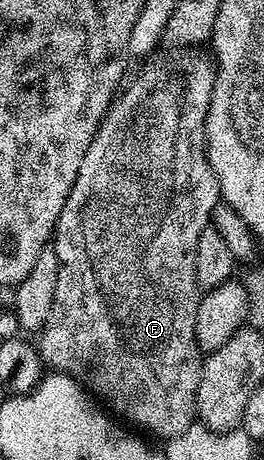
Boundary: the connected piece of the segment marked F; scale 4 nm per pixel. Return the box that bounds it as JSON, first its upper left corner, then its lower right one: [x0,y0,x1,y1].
[39,51,222,439]

